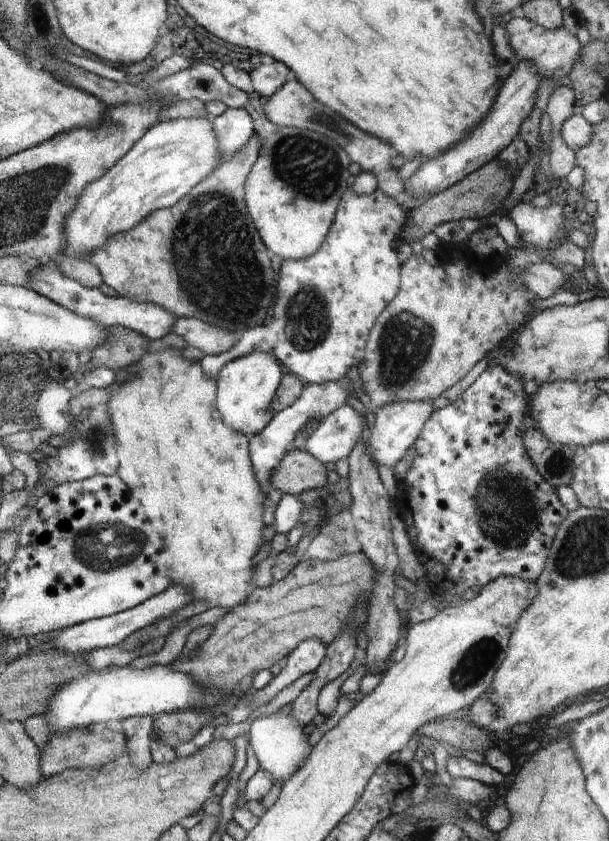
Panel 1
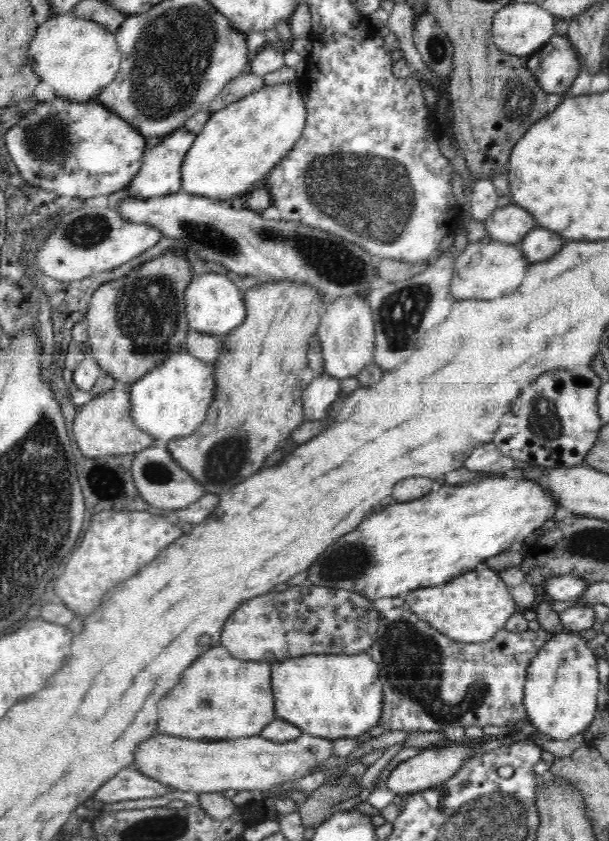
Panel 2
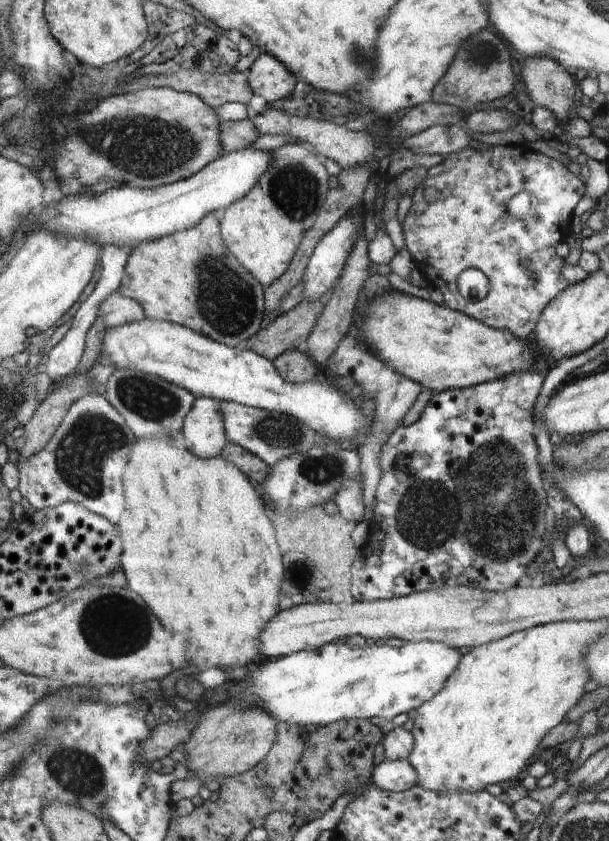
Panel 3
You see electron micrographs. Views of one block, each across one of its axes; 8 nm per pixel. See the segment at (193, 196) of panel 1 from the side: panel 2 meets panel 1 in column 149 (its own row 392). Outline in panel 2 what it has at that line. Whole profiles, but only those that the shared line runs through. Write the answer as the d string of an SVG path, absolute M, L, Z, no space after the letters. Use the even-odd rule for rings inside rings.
M260 280L256 286L246 290L243 297L247 317L238 328L224 335L222 345L226 350L214 362L218 389L207 417L192 434L166 444L173 460L194 481L198 481L206 493L219 496L263 468L264 460L277 450L278 443L305 422L301 394L312 379L319 376L318 371L309 366L307 348L311 336L317 332L321 319L318 311L324 298L306 285L266 280Z

